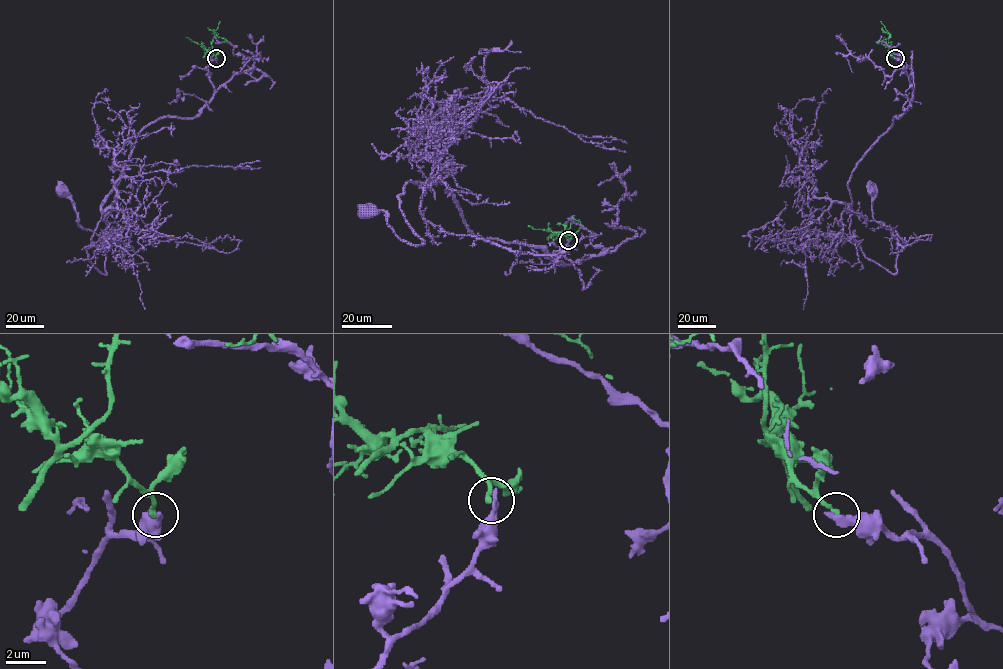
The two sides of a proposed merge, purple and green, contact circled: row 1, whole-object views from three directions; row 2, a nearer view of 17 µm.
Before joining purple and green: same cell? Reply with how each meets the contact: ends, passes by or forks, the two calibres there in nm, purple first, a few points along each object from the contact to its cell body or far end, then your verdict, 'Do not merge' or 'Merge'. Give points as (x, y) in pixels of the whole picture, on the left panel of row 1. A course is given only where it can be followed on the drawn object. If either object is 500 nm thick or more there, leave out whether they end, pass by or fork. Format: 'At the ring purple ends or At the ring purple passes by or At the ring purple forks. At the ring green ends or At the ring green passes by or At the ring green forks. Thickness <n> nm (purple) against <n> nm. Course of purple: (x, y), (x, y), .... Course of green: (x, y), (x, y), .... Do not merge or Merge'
At the ring purple ends. At the ring green ends. Thickness 400 nm (purple) against 280 nm. Course of purple: (216, 58), (196, 116), (137, 137), (87, 249), (106, 274), (100, 238), (60, 190). Course of green: (216, 58), (211, 50), (215, 36), (226, 40), (218, 43). Do not merge

